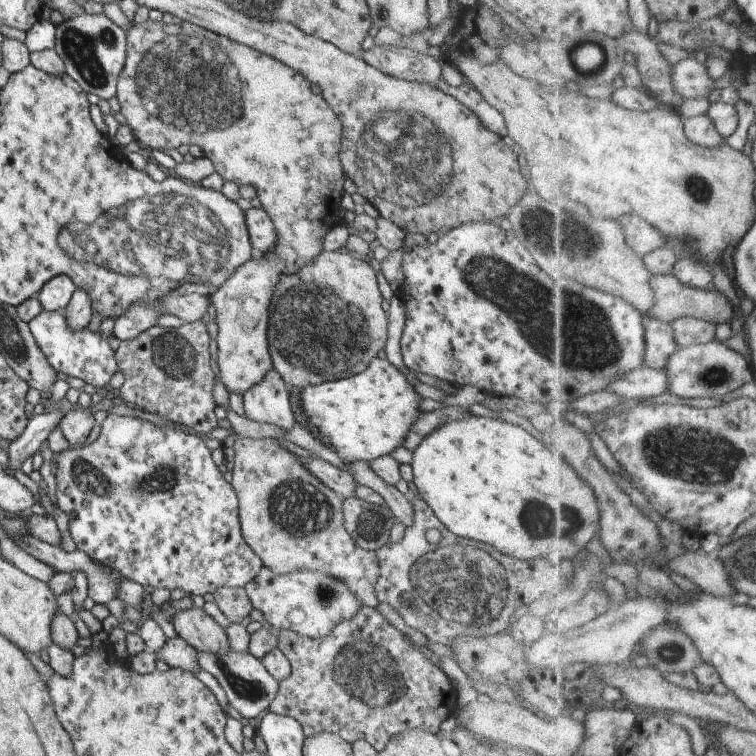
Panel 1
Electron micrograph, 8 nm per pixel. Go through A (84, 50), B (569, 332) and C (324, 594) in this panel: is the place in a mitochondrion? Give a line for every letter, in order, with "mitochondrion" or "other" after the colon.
A: mitochondrion
B: mitochondrion
C: mitochondrion

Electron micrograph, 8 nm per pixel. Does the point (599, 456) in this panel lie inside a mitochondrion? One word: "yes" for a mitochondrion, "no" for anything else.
no

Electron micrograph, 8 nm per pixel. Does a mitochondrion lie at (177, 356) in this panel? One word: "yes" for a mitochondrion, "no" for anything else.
yes

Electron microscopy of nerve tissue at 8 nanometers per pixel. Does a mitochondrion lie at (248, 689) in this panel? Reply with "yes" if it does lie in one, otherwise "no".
yes

